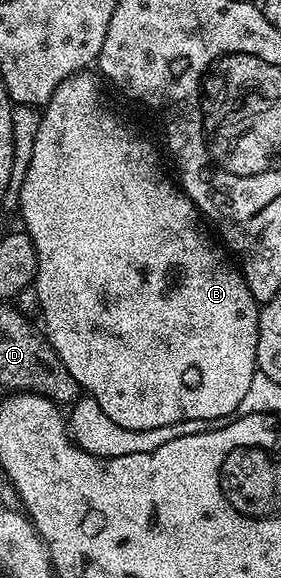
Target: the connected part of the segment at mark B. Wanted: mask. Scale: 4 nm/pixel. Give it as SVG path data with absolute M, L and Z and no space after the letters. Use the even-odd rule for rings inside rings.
M83 71L73 73L64 79L64 83L60 83L60 87L56 87L52 99L41 110L40 131L36 131L36 143L32 147L32 163L28 163L28 171L16 189L18 209L22 212L21 228L36 247L36 290L38 309L46 324L45 336L56 355L60 355L64 367L72 371L72 379L76 379L79 390L94 397L96 403L100 403L104 415L120 423L120 427L151 429L188 419L229 418L237 414L241 410L238 408L241 405L243 408L249 398L252 375L258 368L259 302L248 291L245 277L233 264L230 266L222 258L223 250L217 244L214 246L209 235L202 230L203 222L197 207L190 202L190 196L182 190L179 182L166 174L157 147L148 138L141 137L120 114L110 110L110 105L102 94L101 84L103 82L93 72Z

